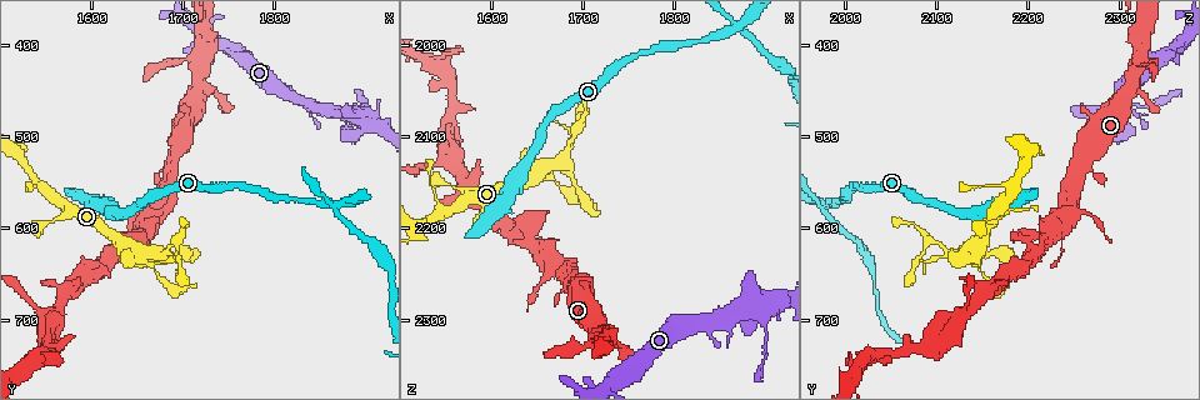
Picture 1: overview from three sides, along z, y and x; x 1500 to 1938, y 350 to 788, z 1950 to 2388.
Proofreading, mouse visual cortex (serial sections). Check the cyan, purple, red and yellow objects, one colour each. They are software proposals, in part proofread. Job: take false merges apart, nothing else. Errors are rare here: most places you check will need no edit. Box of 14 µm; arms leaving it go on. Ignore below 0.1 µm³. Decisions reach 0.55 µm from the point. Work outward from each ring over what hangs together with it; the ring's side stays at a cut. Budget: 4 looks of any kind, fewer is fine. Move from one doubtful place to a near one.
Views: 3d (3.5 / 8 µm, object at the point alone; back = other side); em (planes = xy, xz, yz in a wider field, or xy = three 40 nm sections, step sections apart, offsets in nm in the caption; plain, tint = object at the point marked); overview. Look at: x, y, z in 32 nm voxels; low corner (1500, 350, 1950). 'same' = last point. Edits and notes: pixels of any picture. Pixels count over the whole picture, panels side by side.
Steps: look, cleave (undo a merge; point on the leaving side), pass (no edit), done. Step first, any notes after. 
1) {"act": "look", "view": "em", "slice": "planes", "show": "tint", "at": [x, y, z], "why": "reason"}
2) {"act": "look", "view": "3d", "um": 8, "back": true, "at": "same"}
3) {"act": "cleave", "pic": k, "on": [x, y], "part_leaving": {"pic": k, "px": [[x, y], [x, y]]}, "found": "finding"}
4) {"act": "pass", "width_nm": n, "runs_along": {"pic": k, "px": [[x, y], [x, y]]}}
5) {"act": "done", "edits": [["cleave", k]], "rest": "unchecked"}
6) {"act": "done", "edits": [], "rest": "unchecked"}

{"act": "look", "view": "3d", "um": 3.5, "at": [1665, 600, 2235], "why": "abrupt turn"}

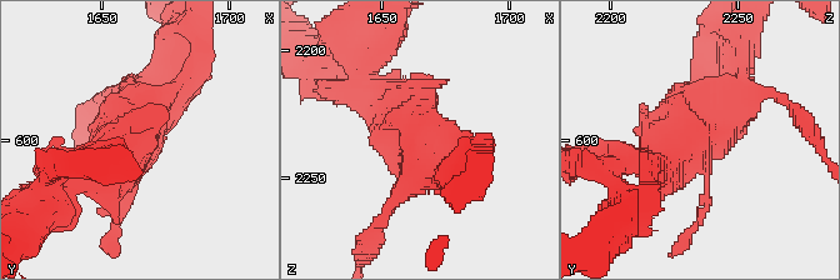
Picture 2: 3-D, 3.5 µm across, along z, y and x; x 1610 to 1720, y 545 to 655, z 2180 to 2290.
{"act": "look", "view": "em", "slice": "xy", "step": 2, "show": "tint", "at": [1662, 595, 2232]}

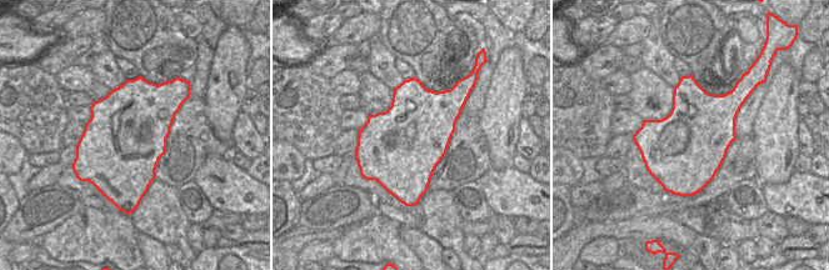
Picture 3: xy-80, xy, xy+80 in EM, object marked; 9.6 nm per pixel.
{"act": "pass", "runs_along": {"pic": 2, "px": [[449, 166], [386, 103], [329, 86]]}, "found": "one cell here"}

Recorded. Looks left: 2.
{"act": "look", "view": "3d", "um": 3.5, "at": [1865, 575, 1985], "why": "abrupt turn"}

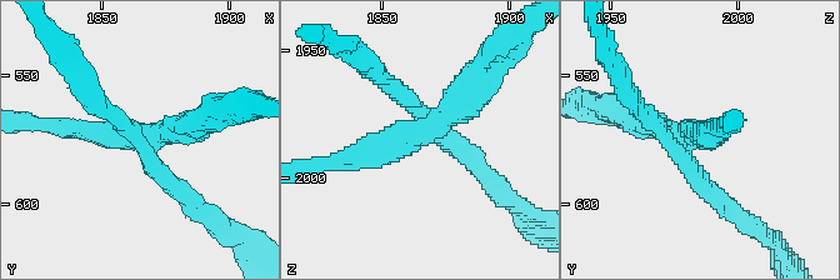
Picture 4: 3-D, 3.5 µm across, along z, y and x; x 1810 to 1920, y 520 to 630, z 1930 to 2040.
{"act": "look", "view": "em", "slice": "xy", "step": 1, "show": "tint", "at": [1866, 574, 1984], "arms": 4, "arm_widths_nm": [200, 250, 250, 300]}

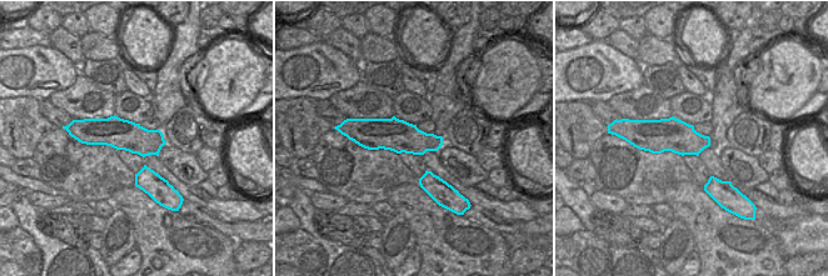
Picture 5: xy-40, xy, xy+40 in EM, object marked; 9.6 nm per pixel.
{"act": "cleave", "pic": 4, "on": [174, 188], "found": "two cells meet here"}

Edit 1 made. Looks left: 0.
{"act": "done", "edits": [["cleave", 4]], "rest": "unchecked"}

